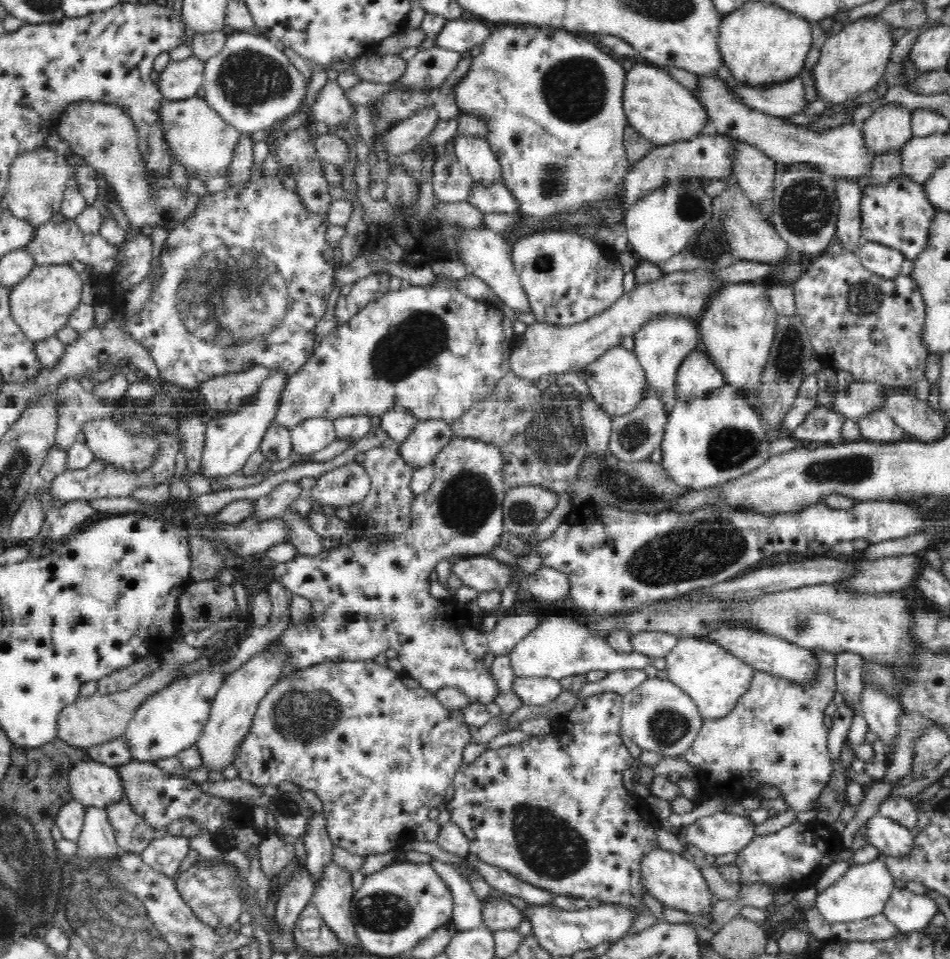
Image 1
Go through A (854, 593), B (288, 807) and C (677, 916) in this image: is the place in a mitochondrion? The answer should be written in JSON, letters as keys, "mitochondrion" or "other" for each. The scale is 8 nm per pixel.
{"A":"other","B":"mitochondrion","C":"other"}

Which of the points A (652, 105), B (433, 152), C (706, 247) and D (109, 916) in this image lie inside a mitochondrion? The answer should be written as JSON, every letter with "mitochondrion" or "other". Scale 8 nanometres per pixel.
{"A":"other","B":"other","C":"mitochondrion","D":"mitochondrion"}

